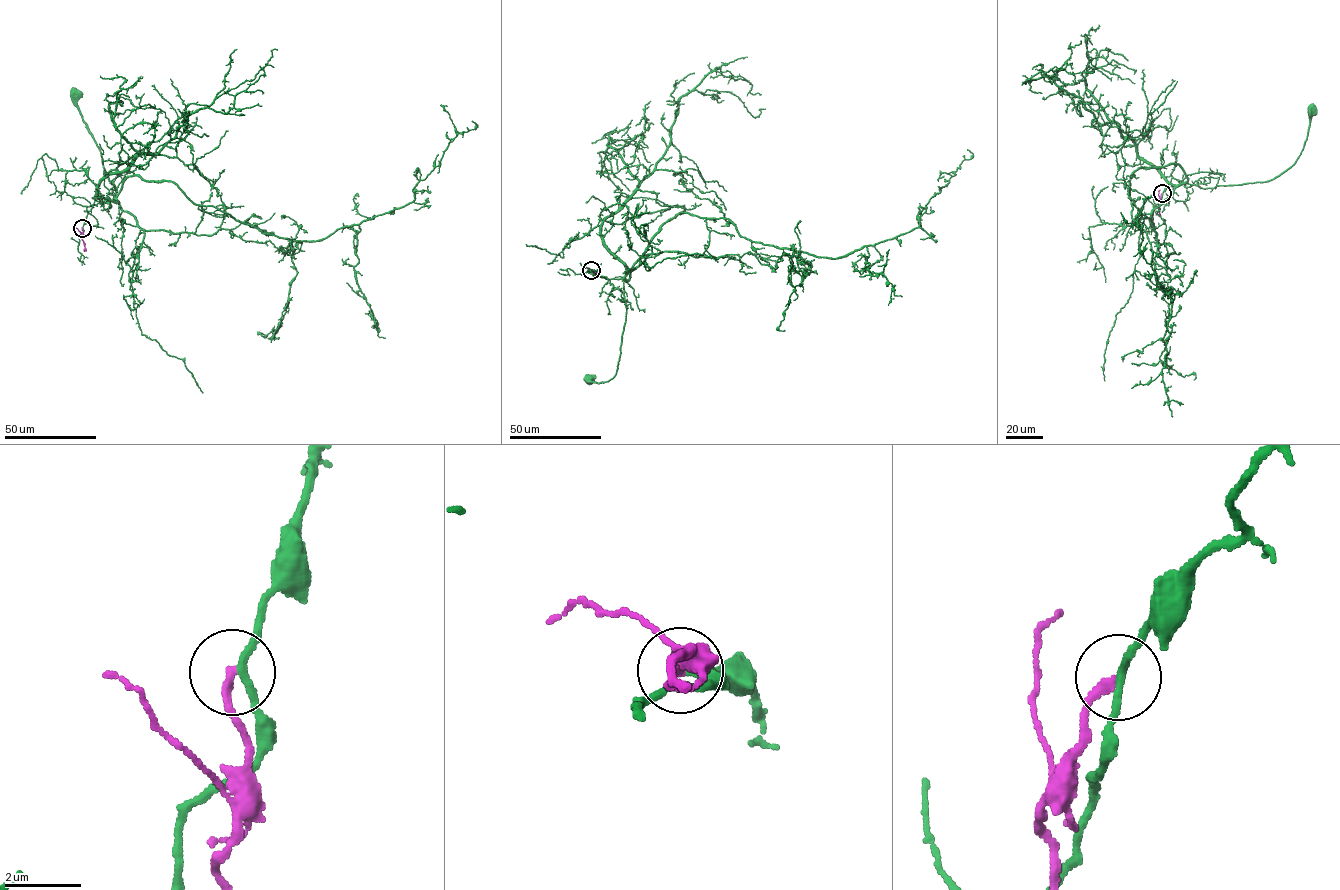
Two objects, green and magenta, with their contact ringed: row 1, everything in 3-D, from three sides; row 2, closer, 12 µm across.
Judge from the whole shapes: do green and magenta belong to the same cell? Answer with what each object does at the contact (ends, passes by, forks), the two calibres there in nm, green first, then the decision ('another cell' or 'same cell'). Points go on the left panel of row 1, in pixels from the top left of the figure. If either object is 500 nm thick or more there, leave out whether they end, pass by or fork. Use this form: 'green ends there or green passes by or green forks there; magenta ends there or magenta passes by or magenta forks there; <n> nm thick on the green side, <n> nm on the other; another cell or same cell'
green passes by; magenta ends there; 180 nm thick on the green side, 220 nm on the other; another cell

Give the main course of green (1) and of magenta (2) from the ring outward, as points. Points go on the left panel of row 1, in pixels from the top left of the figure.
1: (82, 228), (87, 207), (114, 199), (115, 192), (75, 94)
2: (82, 228), (86, 250)

